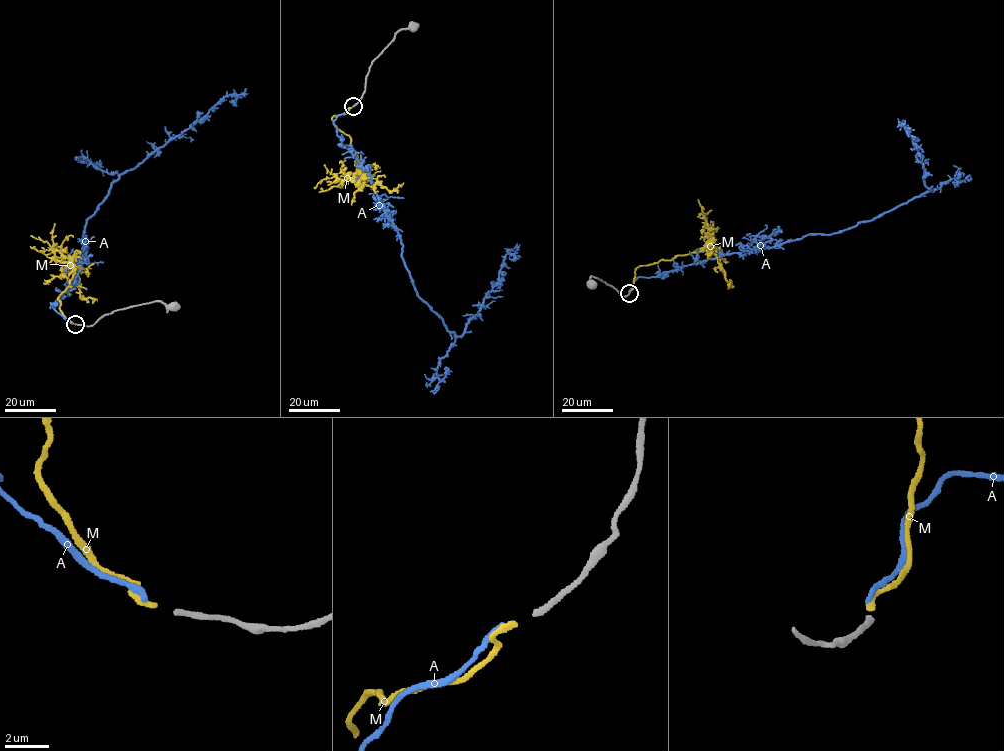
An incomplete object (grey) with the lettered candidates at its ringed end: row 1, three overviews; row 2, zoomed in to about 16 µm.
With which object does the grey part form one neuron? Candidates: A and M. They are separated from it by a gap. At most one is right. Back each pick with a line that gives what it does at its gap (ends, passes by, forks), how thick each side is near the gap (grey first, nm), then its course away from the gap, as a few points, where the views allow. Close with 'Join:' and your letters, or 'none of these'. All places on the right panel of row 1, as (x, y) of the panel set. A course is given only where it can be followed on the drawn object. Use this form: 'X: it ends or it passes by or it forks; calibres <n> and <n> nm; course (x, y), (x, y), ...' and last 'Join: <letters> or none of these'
M: it ends; calibres 260 and 280 nm; course (629, 292), (634, 286), (636, 267), (713, 247), (719, 268), (731, 283), (727, 288)
Join: M

